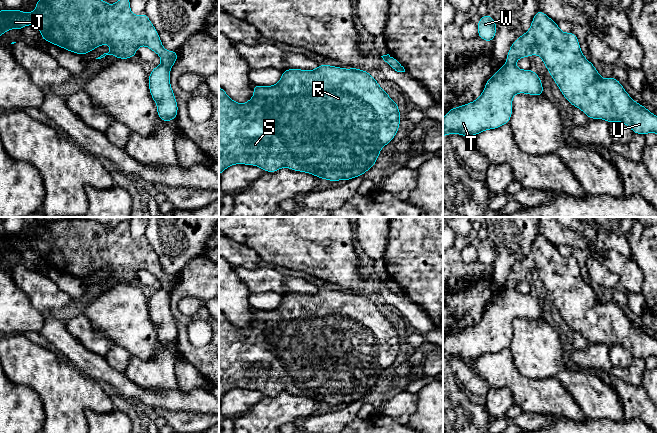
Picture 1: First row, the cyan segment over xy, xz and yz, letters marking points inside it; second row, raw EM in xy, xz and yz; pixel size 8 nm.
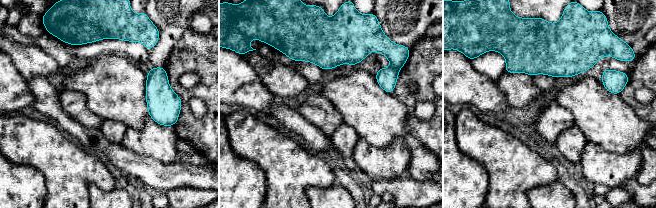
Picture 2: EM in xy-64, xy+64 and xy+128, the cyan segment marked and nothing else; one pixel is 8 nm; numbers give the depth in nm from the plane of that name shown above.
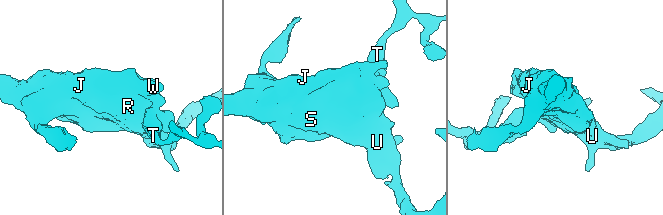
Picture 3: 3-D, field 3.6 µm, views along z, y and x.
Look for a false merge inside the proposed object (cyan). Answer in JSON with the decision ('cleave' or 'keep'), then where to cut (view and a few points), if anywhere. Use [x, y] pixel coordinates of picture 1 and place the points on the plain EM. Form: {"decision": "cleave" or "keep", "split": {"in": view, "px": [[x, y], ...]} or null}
{"decision": "cleave", "split": {"in": "xy", "px": [[162, 287], [169, 293]]}}

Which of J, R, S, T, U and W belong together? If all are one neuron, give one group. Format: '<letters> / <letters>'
J R S U W / T

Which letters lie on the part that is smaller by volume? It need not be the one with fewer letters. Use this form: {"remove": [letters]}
{"remove": ["T"]}

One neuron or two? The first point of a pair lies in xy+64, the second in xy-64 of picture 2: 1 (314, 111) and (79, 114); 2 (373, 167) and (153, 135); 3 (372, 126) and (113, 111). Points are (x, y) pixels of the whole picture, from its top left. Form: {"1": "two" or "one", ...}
{"1": "one", "2": "one", "3": "one"}

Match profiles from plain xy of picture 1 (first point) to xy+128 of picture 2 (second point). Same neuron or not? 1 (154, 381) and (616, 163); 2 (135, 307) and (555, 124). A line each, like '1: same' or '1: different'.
1: same
2: different

